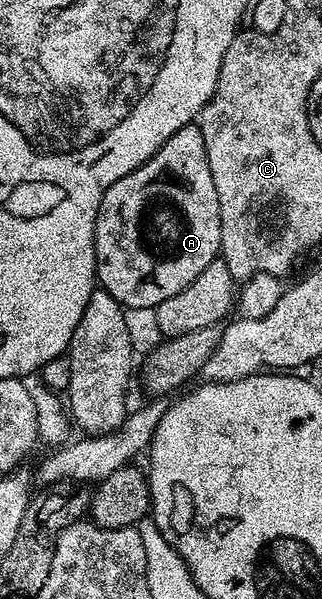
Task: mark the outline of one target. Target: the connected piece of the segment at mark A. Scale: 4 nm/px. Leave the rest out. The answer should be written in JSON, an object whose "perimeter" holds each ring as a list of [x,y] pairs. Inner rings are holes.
{"perimeter":[[[198,125],[181,127],[172,138],[166,140],[158,148],[158,152],[149,161],[137,167],[131,175],[125,175],[125,177],[109,188],[103,200],[102,209],[98,213],[96,239],[96,251],[100,258],[100,262],[96,267],[97,278],[100,280],[101,286],[102,283],[106,286],[104,288],[105,294],[113,296],[127,308],[149,307],[156,309],[161,303],[168,301],[168,297],[180,293],[188,284],[197,281],[205,267],[219,258],[222,245],[222,214],[218,208],[218,194],[216,193],[214,178],[210,172],[210,161],[206,156],[206,136],[203,128],[198,128]]]}

